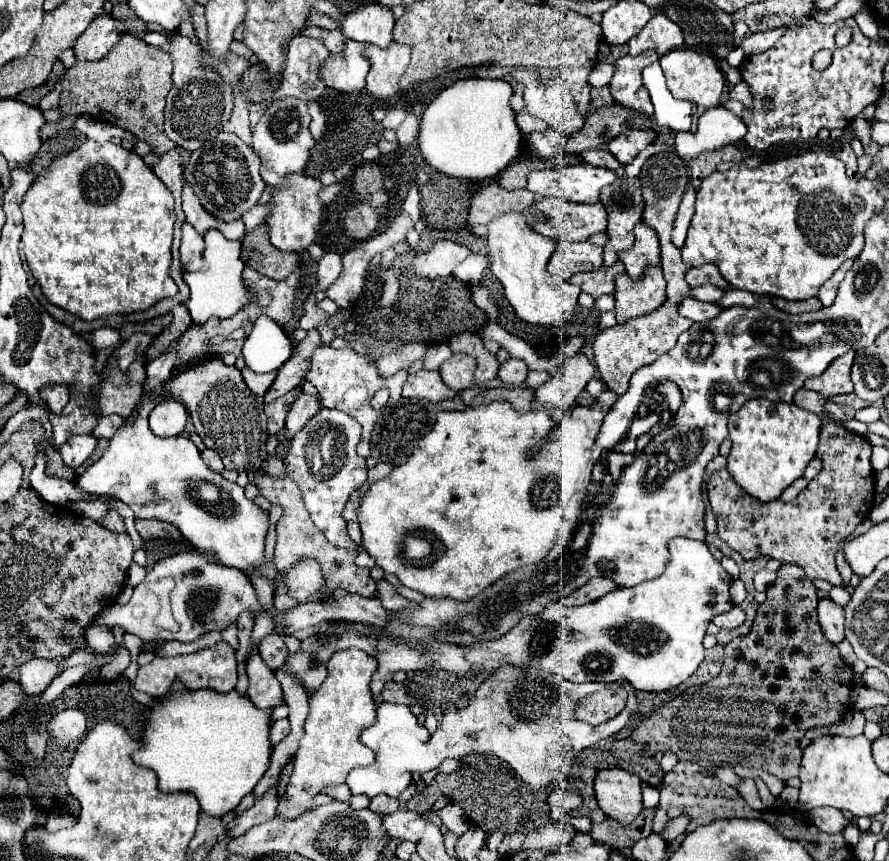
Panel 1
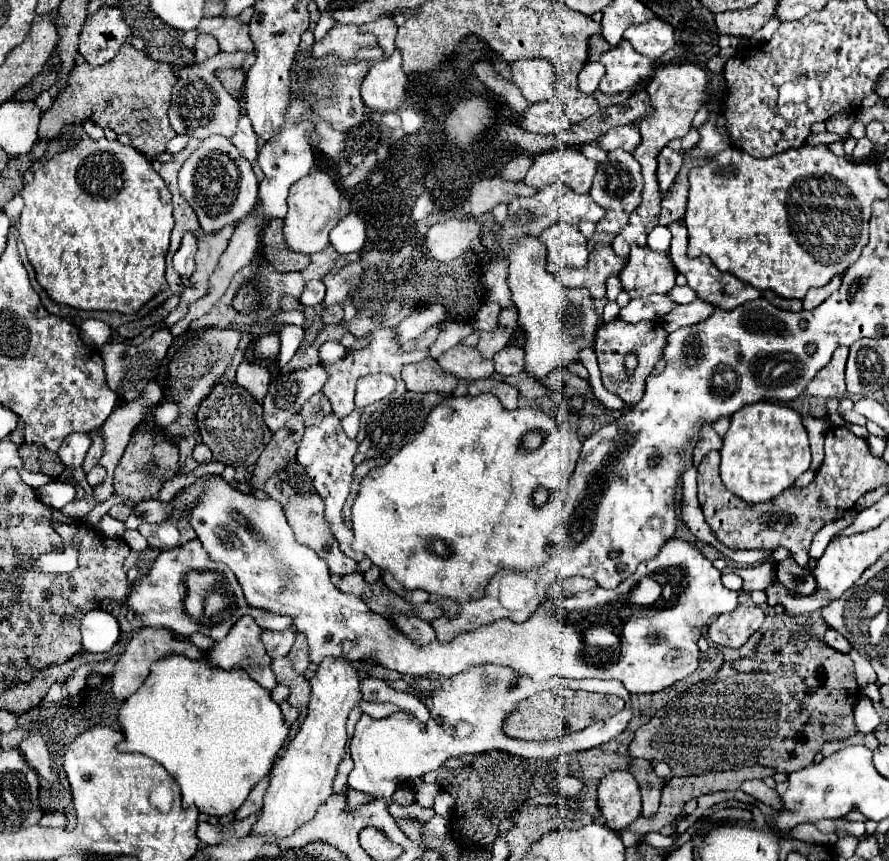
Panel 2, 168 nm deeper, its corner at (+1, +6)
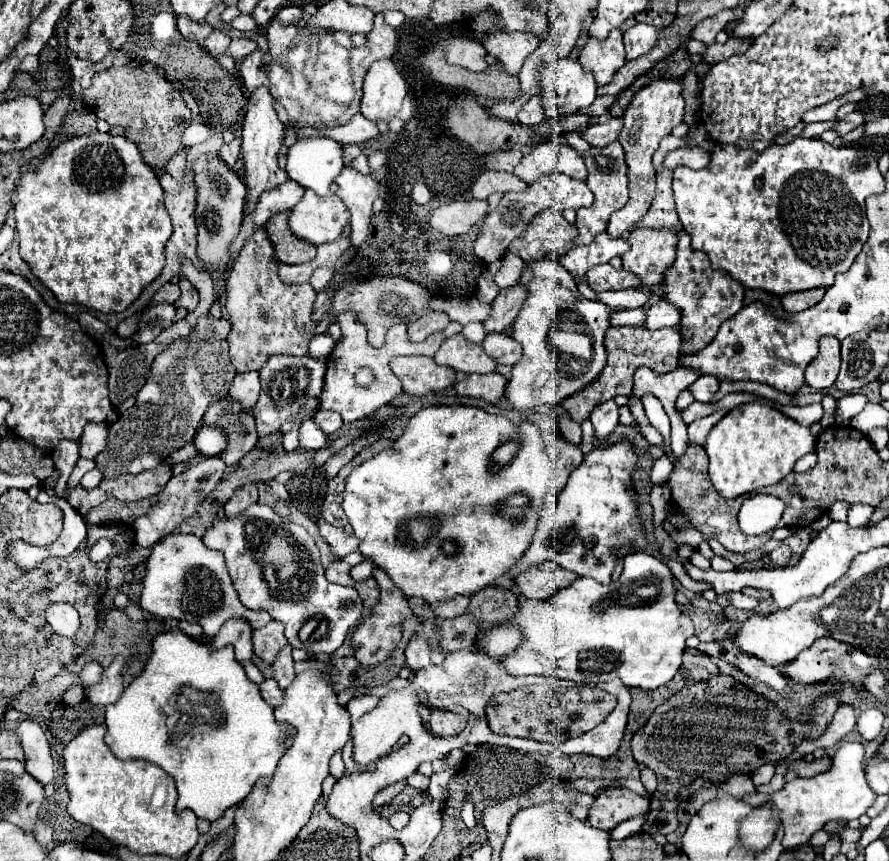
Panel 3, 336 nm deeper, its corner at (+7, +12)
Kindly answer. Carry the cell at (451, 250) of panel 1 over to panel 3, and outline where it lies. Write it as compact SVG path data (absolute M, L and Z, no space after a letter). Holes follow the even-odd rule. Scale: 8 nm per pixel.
M460 200L436 208L430 218L430 226L442 236L452 238L452 236L466 234L486 214L488 214L486 200Z

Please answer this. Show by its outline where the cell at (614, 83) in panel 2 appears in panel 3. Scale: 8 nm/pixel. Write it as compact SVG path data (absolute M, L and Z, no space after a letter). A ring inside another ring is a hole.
M612 30L606 40L590 38L580 52L582 68L590 70L600 86L612 80L612 76L626 64L626 52L622 44L622 30Z

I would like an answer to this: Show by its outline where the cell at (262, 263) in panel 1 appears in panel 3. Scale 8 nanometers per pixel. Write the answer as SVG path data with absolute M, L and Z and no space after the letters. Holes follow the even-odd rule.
M288 212L274 214L266 222L268 238L274 246L274 258L284 264L302 264L314 258L316 248L304 240L298 240L288 228Z

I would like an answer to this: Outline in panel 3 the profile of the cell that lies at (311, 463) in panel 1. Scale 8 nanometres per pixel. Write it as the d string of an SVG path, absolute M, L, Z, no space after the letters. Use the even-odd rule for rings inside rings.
M312 418L300 424L300 446L304 450L322 450L328 446L328 436L314 424Z

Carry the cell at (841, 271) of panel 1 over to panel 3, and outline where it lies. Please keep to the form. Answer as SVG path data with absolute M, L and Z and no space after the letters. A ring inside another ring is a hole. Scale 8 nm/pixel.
M816 288L816 290L804 290L800 294L786 294L782 298L782 306L788 312L802 312L814 304L818 304L824 296L826 288Z

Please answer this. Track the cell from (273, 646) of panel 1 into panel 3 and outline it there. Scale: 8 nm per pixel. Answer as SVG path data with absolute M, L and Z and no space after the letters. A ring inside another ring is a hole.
M272 620L266 626L254 630L254 654L258 658L262 658L264 662L272 664L276 654L280 652L282 646L286 646L286 638L284 638L284 626L280 626L280 622Z

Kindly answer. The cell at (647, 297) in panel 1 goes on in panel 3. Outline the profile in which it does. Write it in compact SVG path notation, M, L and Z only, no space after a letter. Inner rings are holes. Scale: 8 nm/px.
M636 228L628 234L630 250L622 254L624 270L636 274L644 286L658 286L664 278L664 270L674 262L674 230Z

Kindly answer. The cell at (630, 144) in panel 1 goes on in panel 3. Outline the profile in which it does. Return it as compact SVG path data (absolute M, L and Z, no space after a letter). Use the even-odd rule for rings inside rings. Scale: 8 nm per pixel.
M612 118L612 120L608 120L608 122L598 122L598 124L592 124L590 128L586 128L586 130L582 132L582 138L584 138L590 146L604 148L606 144L618 140L620 130L622 130L622 118Z

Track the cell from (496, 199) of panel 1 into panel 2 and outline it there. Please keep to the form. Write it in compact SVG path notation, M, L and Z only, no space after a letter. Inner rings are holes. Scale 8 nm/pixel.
M486 178L472 186L468 202L472 208L472 216L480 216L490 212L496 204L508 204L516 196L532 196L536 190L526 186L524 182L508 182L502 178Z

